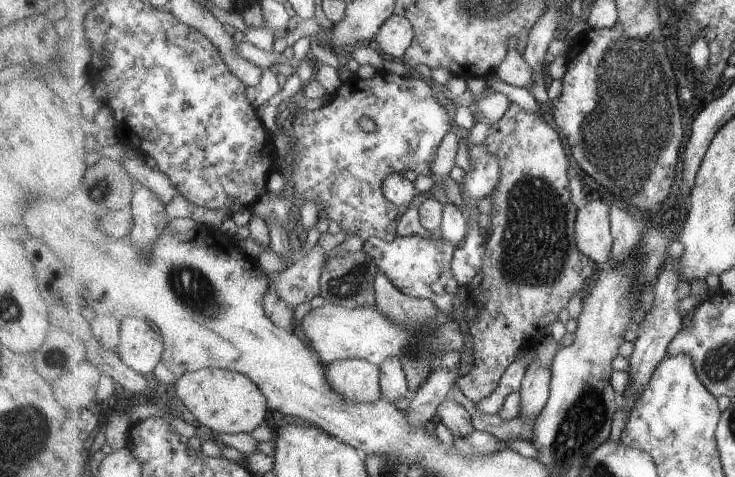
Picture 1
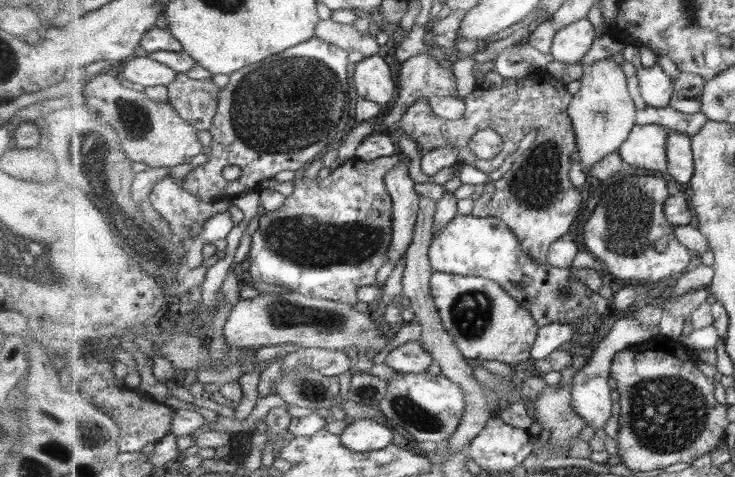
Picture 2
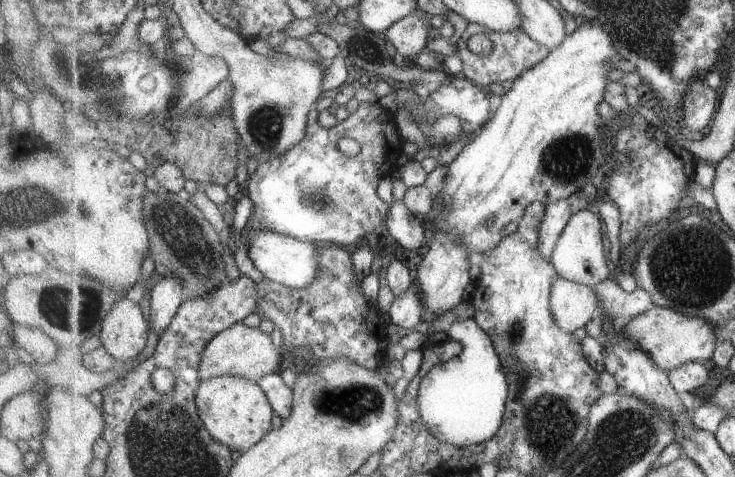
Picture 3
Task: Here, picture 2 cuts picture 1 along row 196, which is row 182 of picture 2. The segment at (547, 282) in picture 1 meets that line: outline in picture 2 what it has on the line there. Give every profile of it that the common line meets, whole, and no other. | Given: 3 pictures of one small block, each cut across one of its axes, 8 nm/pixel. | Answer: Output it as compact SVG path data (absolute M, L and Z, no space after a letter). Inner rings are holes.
M494 71L488 72L484 81L475 87L473 92L464 99L466 102L466 113L459 120L449 120L435 114L430 105L430 98L423 97L417 100L411 108L405 113L398 125L398 130L407 135L419 145L429 150L440 149L443 147L455 147L458 150L459 164L473 165L491 174L497 170L505 161L507 156L513 154L519 147L520 141L531 130L537 131L536 141L517 159L511 170L498 181L491 181L485 184L483 195L474 202L472 215L479 218L497 217L502 218L507 226L518 235L519 242L526 250L526 253L534 258L534 262L543 264L548 258L548 252L553 242L557 242L561 236L565 236L573 226L577 214L581 212L581 191L579 191L573 182L569 180L569 162L571 154L578 150L578 137L575 134L574 126L568 113L571 101L575 94L567 92L567 85L559 82L550 76L547 72L537 74L535 78L501 78ZM480 130L495 130L503 138L503 150L491 158L485 160L476 156L471 150L471 139Z

